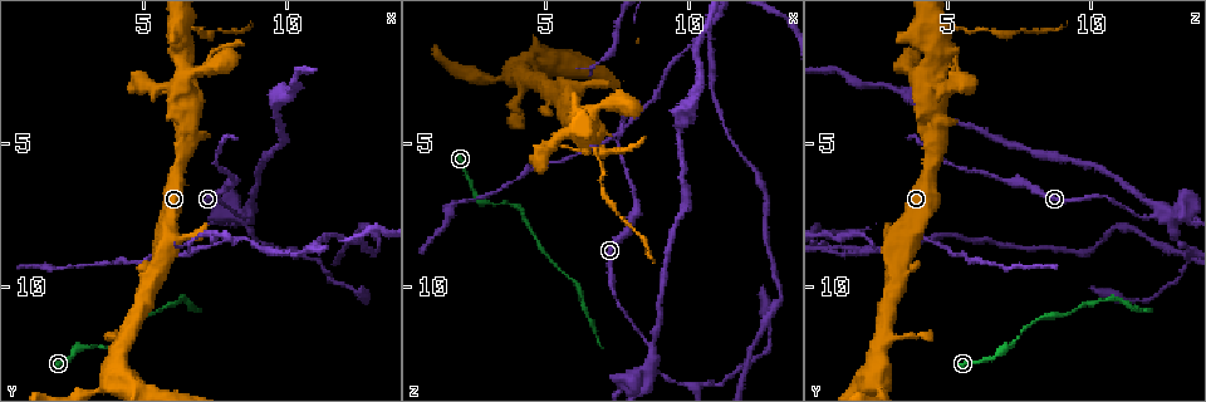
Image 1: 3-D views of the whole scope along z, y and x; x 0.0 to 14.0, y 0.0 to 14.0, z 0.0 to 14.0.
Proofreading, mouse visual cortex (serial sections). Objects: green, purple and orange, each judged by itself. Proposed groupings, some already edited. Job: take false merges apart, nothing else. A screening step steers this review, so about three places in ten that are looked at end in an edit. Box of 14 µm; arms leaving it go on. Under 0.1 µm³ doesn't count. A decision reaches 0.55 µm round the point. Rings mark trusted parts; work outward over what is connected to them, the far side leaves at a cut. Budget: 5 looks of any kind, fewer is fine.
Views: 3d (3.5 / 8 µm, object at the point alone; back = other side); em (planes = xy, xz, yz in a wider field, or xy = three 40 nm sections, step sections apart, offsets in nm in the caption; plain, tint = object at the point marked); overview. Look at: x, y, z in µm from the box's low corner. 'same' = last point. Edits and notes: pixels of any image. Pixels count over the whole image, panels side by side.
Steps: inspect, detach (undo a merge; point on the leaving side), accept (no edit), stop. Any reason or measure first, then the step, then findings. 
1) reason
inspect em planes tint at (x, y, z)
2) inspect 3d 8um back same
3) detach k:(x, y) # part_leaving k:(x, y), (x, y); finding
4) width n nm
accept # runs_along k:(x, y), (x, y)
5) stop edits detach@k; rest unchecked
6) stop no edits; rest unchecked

sharp bend
inspect 3d 8um at (3.4, 12.1, 7.1)

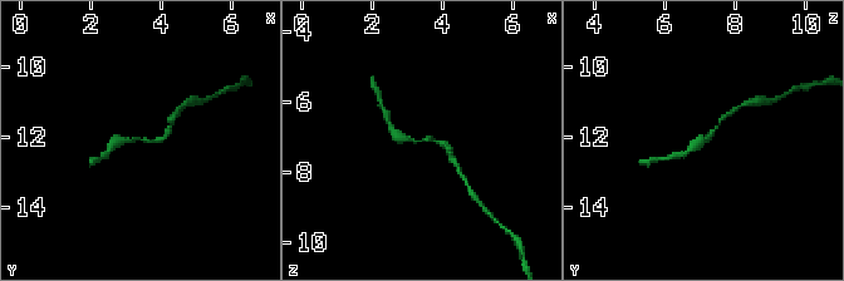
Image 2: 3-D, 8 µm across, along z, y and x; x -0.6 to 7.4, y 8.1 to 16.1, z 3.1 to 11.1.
zoom in
inspect 3d 3.5um at (3.3, 12.0, 7.2)

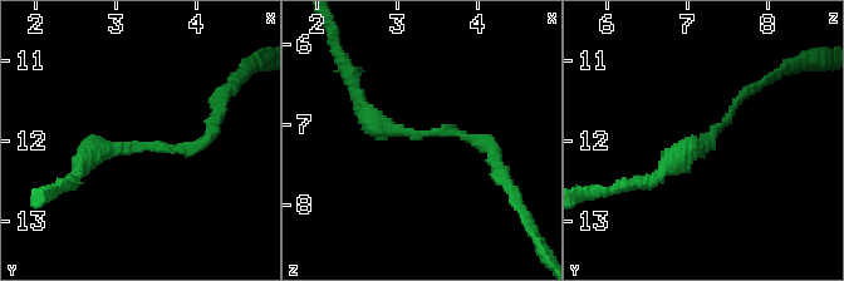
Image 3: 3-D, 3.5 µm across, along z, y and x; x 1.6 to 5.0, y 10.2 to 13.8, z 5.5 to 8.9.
accept # runs_along 3:(363, 103), (386, 129), (455, 132), (494, 154); one cell here

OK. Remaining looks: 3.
two arms at a narrow angle
inspect 3d 8um at (8.8, 7.4, 12.4)

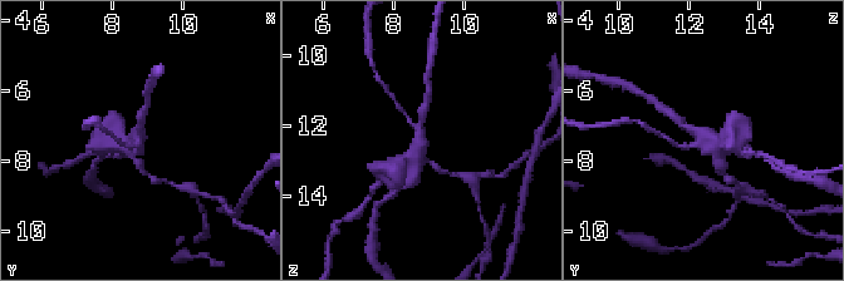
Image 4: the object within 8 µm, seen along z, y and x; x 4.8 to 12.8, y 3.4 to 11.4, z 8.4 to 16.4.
shape alone is not enough
inspect em xy step 5 tint at (8.7, 7.3, 12.4)

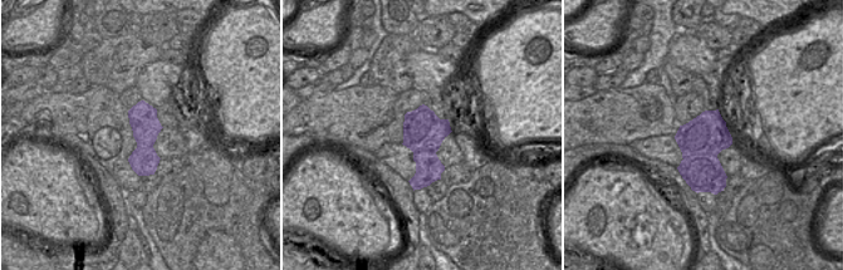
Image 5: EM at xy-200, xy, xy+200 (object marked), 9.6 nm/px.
detach 4:(730, 132) # a second cell is stuck on

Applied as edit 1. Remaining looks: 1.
stop edits detach@4; rest unchecked

